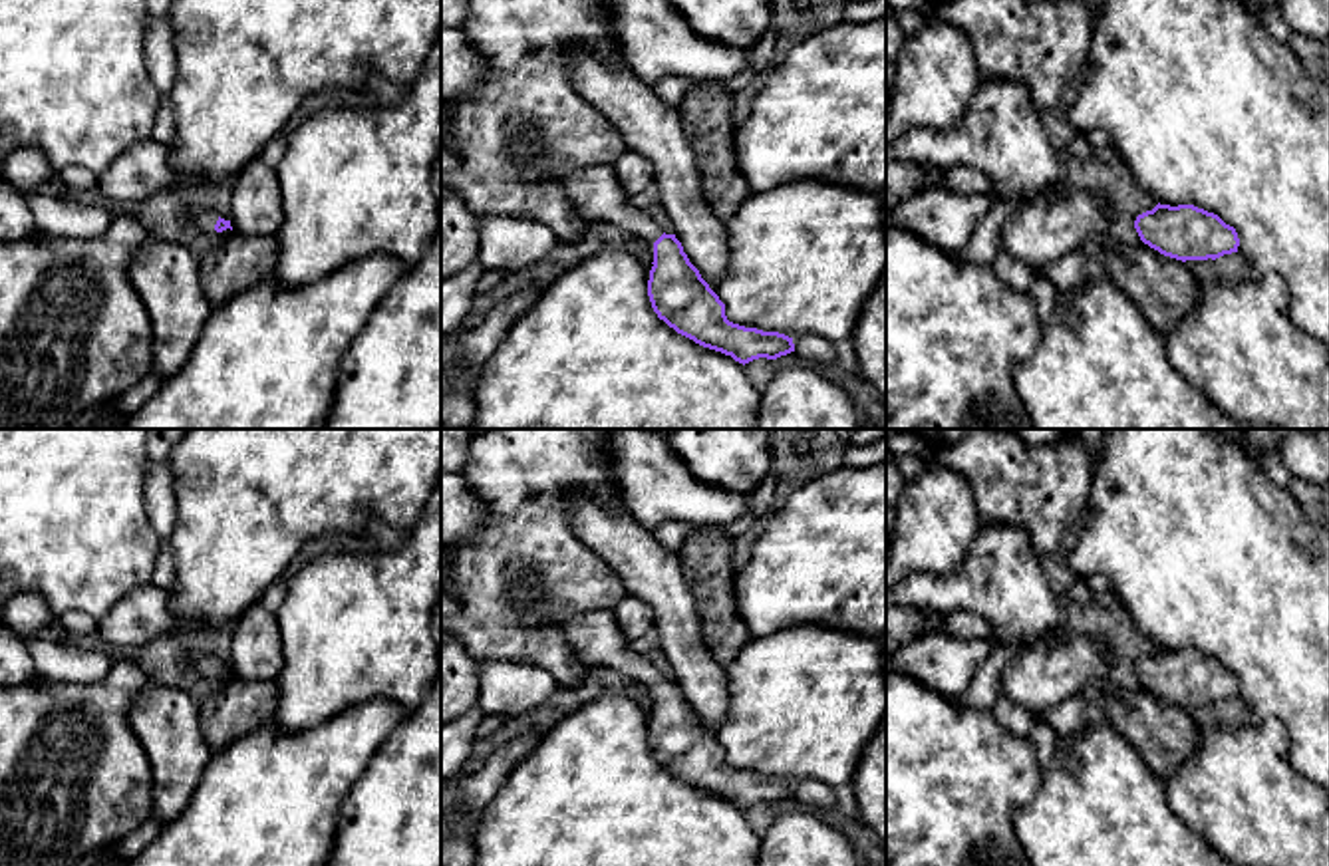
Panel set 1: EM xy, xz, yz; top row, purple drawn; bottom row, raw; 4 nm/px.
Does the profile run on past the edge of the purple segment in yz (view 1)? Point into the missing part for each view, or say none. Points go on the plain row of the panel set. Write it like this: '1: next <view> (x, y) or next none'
1: next none

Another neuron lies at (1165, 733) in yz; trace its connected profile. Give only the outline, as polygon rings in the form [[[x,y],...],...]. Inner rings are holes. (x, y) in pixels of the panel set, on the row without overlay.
[[[1093,685],[1089,697],[1164,783],[1200,749],[1200,729],[1190,713],[1144,687],[1105,691]]]

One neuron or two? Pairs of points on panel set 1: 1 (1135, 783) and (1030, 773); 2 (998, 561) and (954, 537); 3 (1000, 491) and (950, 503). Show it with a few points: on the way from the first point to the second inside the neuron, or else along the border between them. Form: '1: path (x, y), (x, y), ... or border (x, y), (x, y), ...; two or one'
1: border (1043, 773), (1037, 791), (1014, 813); two
2: border (982, 527), (964, 563), (954, 573), (932, 573); two
3: border (940, 463), (954, 469), (966, 481), (982, 525); two

